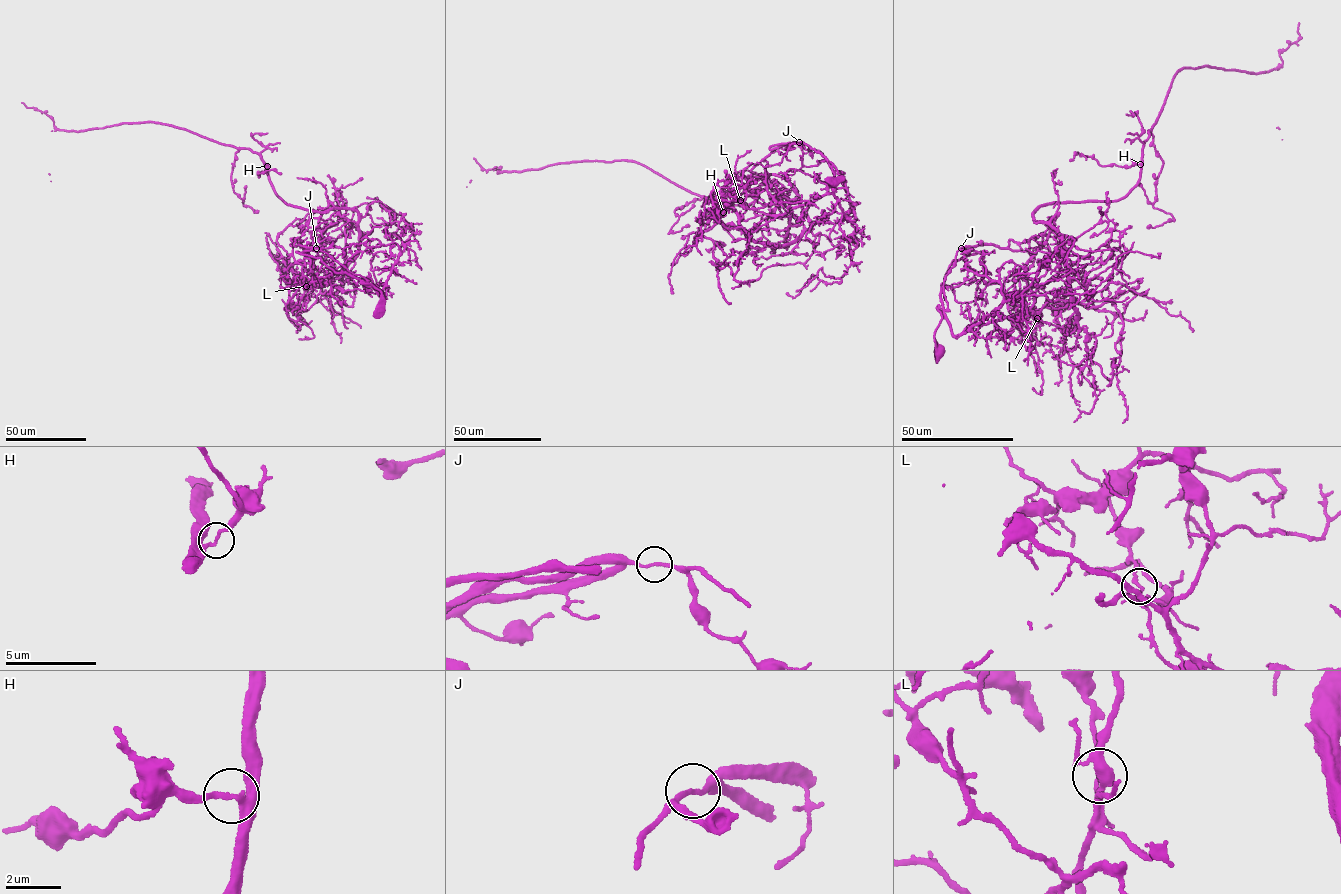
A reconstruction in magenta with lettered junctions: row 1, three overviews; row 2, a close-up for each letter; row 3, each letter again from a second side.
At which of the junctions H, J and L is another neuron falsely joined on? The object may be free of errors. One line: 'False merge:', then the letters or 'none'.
False merge: L

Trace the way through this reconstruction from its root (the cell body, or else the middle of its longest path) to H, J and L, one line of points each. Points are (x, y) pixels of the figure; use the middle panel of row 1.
H: (834, 182), (831, 162), (831, 193), (779, 202), (767, 173), (798, 201), (766, 174), (723, 212)
J: (834, 182), (843, 176), (831, 162), (834, 173), (825, 158), (801, 141), (770, 148), (799, 142)
L: (834, 182), (843, 176), (838, 174), (831, 162), (834, 174), (832, 193), (779, 215), (743, 208), (740, 200)

